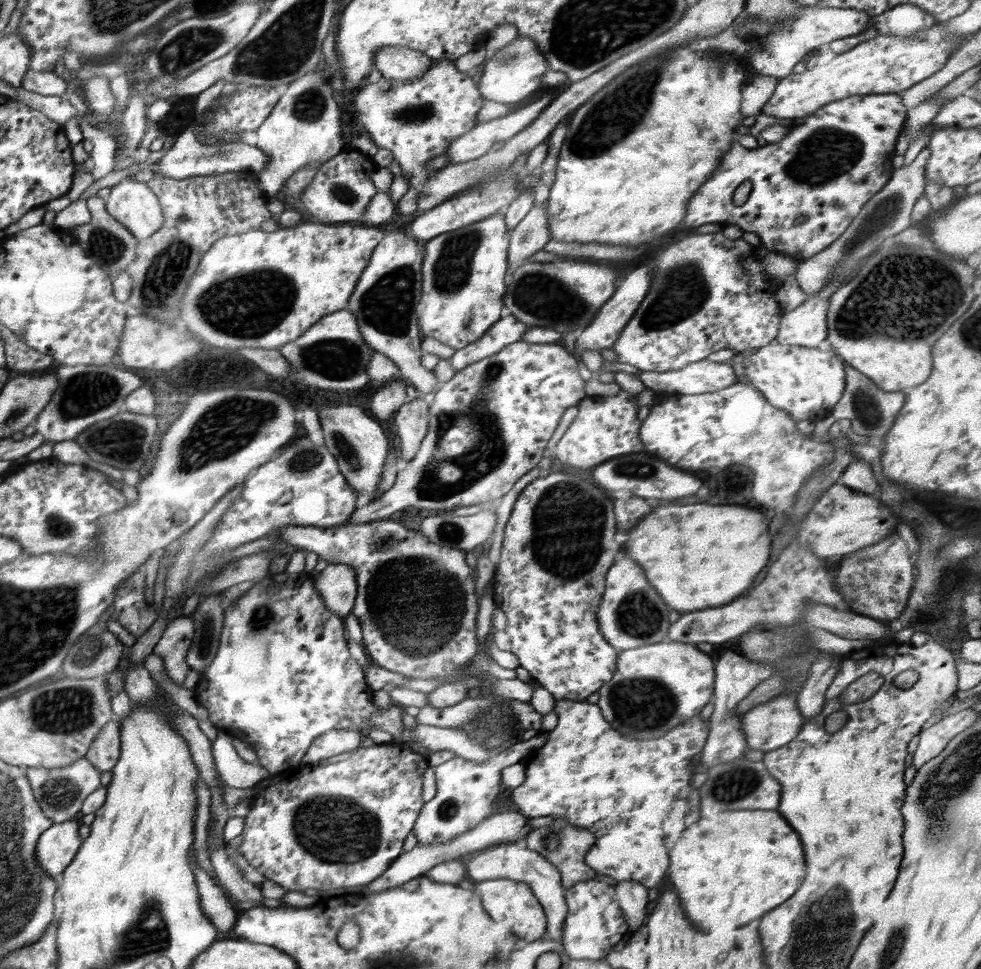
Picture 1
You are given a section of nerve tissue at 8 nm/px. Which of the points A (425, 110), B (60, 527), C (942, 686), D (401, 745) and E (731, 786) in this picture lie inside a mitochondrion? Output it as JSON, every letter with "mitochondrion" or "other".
{"A":"mitochondrion","B":"mitochondrion","C":"other","D":"other","E":"mitochondrion"}

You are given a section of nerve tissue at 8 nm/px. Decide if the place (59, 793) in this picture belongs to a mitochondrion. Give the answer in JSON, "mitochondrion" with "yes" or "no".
{"mitochondrion":"yes"}

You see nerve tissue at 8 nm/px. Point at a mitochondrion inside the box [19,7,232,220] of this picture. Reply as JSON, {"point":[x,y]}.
{"point":[191,43]}

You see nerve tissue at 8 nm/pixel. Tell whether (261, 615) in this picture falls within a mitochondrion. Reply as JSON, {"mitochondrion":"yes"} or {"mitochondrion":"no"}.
{"mitochondrion":"yes"}

